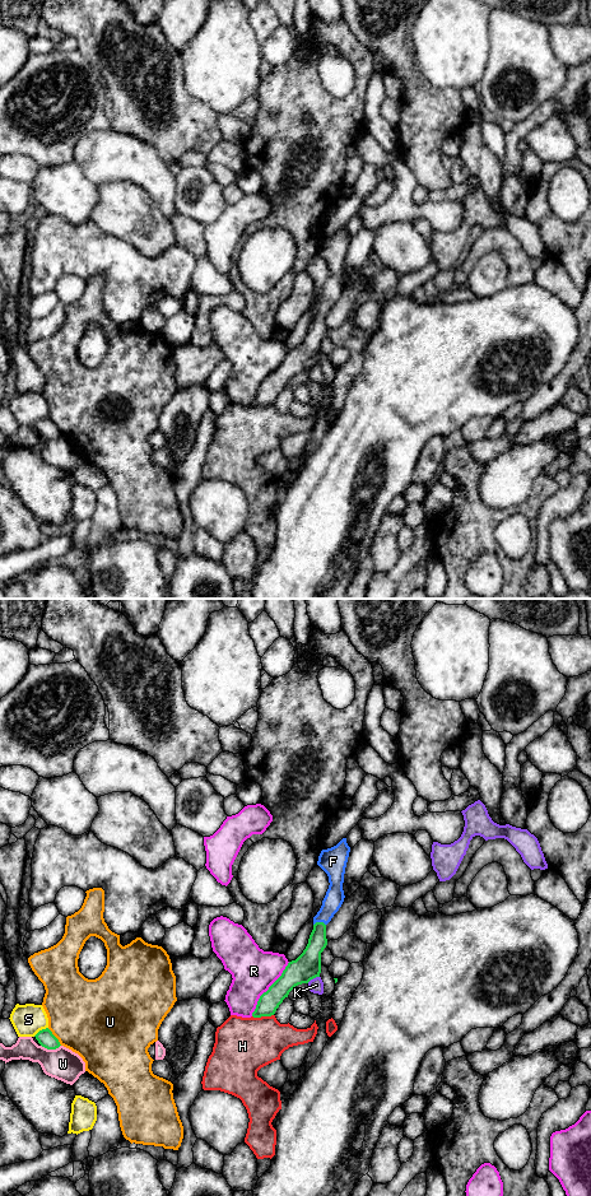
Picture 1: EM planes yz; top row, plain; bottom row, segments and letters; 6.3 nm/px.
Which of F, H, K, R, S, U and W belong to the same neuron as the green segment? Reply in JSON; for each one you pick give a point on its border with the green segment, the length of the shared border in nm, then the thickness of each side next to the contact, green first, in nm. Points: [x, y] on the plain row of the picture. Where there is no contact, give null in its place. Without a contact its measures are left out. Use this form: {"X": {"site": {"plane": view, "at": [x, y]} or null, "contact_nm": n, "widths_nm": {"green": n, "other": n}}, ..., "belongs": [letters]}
{"F": {"site": {"plane": "yz", "at": [319, 311]}, "contact_nm": 80, "widths_nm": {"green": 140, "other": 120}}, "belongs": ["F"]}

